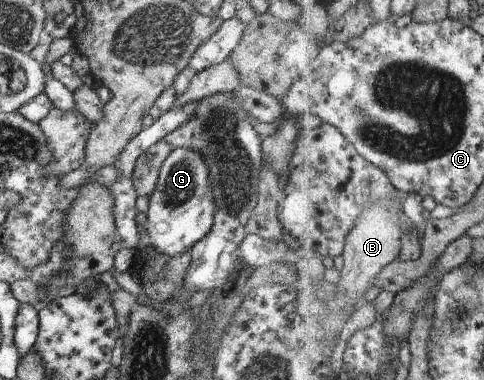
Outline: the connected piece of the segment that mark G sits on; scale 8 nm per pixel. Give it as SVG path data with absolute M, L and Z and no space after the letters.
M172 148L160 166L155 188L149 194L144 224L149 244L167 257L189 251L194 242L209 232L215 207L203 157L188 148Z

